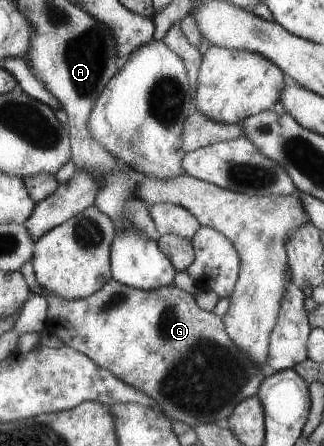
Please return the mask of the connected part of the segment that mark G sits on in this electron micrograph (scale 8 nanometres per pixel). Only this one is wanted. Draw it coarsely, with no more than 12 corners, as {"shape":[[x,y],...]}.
{"shape":[[175,284],[46,294],[45,329],[171,421],[224,422],[270,373]]}

